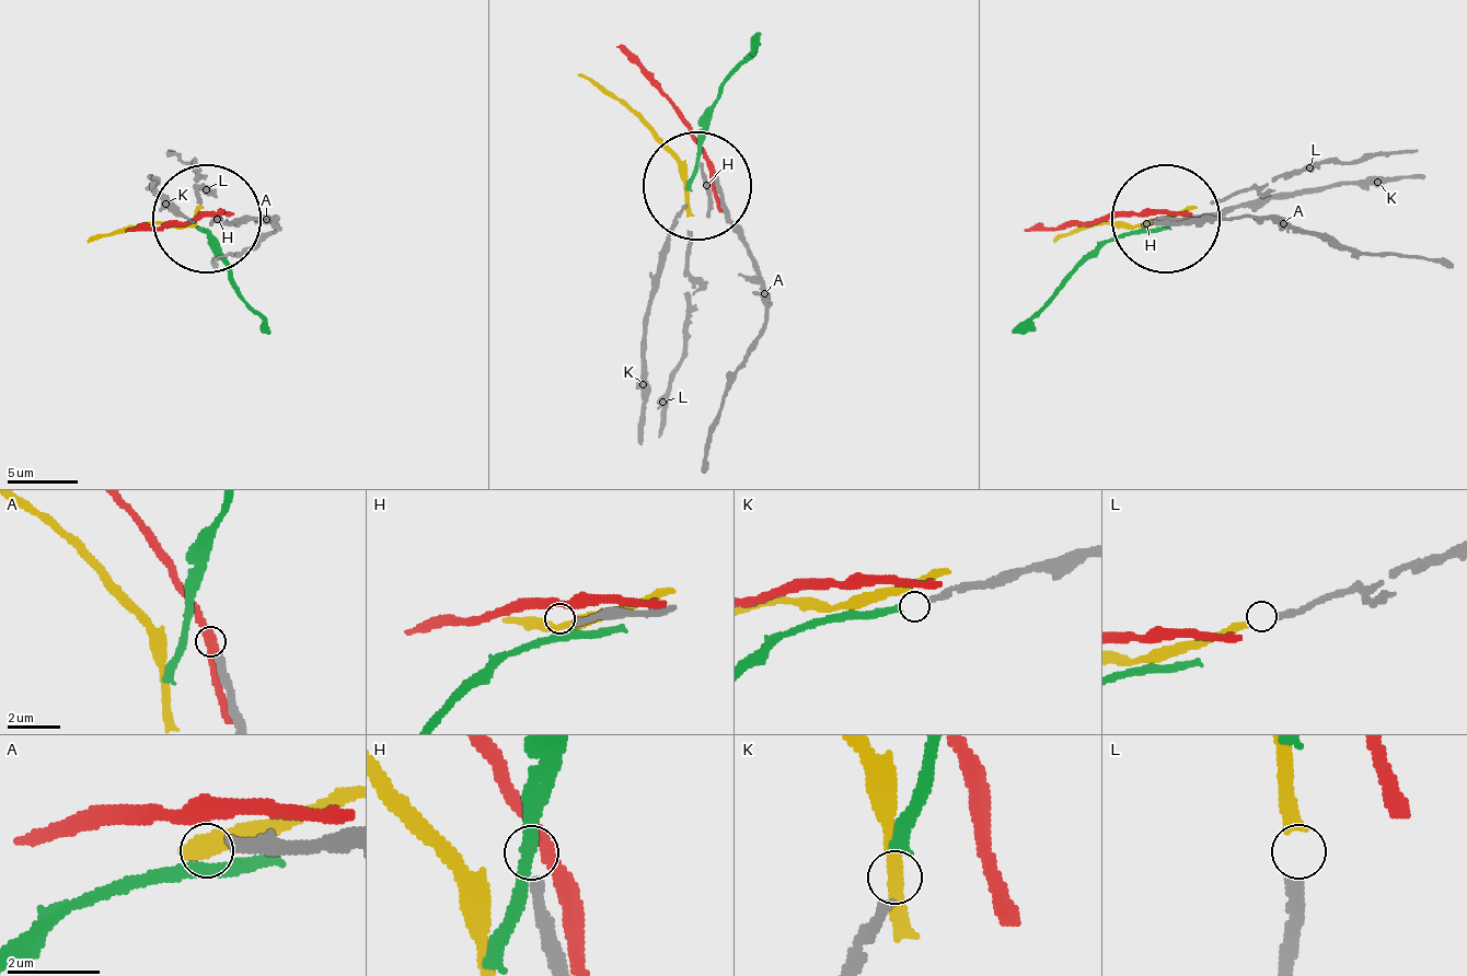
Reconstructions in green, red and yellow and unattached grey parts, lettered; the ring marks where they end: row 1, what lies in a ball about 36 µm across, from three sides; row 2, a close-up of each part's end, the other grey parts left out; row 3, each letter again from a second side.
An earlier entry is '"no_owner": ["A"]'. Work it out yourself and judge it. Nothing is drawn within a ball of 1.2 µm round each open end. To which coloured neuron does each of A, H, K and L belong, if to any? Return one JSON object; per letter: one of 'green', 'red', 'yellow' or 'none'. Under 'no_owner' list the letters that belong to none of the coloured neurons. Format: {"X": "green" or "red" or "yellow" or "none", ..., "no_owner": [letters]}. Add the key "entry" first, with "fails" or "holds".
{"entry": "fails", "A": "none", "H": "none", "K": "green", "L": "yellow", "no_owner": ["A", "H"]}

